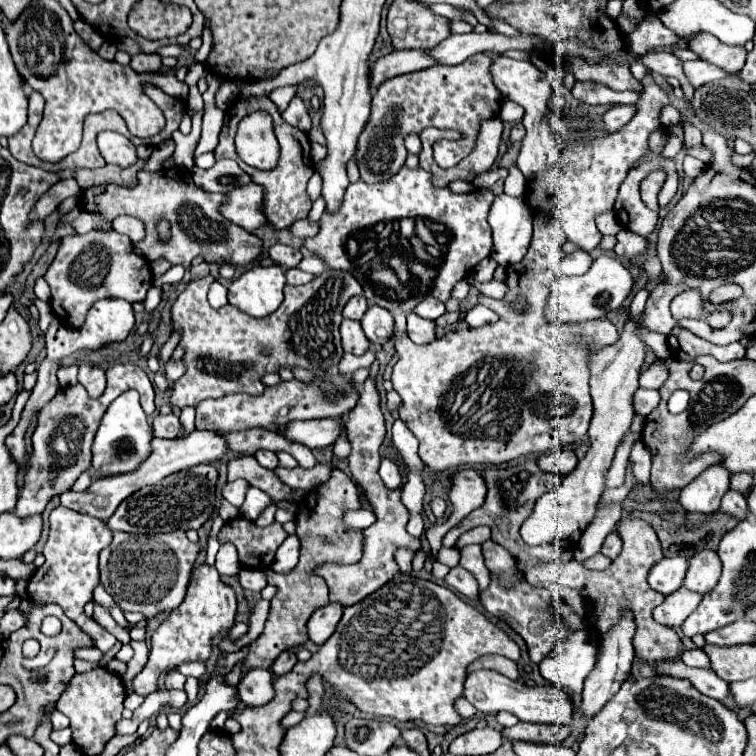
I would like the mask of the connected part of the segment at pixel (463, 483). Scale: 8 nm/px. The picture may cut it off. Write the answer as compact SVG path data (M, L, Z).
M474 468L458 470L450 480L447 495L453 509L450 518L443 524L432 526L426 532L432 552L440 550L442 538L446 532L456 526L464 516L468 516L472 510L482 506L484 496L486 496L486 484L478 470L474 470Z

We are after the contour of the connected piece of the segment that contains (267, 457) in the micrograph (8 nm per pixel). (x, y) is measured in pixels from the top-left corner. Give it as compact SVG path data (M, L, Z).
M258 450L256 454L254 454L254 458L264 466L264 468L268 468L268 470L274 470L274 468L278 468L278 458L276 458L276 454L274 452L268 452L268 450Z

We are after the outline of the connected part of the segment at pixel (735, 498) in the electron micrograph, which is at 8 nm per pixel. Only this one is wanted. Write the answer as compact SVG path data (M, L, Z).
M728 490L728 492L724 494L724 498L722 498L720 510L732 514L732 516L738 518L738 520L744 520L746 514L748 514L748 506L746 506L744 494L740 494L740 492L736 492L736 490Z

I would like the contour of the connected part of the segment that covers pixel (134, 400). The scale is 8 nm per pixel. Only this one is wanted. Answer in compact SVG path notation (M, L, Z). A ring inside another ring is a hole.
M136 390L120 394L106 410L100 428L92 444L92 480L106 478L112 474L128 474L152 454L152 430L148 428L148 418L140 406L140 396Z

